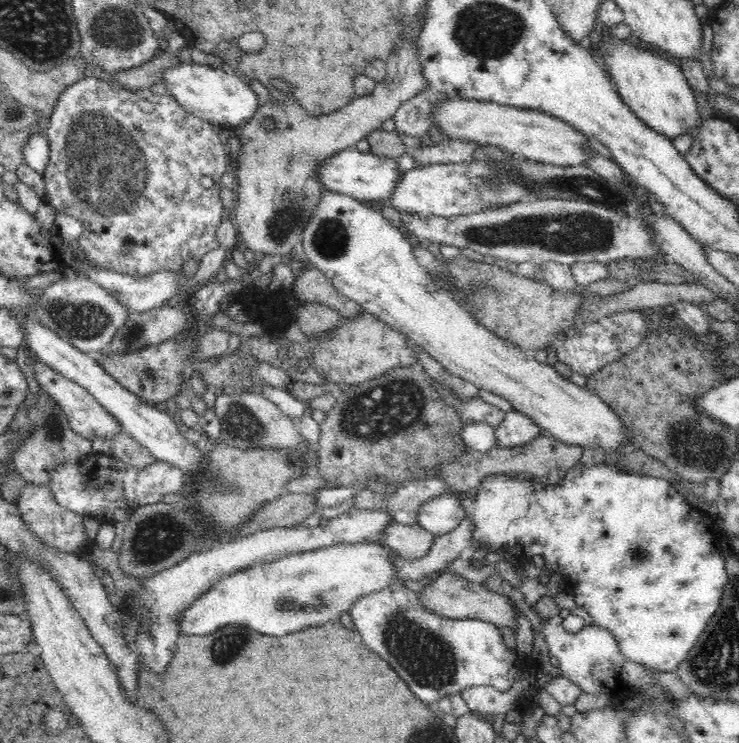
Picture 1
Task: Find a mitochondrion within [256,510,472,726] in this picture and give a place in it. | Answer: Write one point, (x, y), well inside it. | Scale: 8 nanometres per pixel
(431, 662)

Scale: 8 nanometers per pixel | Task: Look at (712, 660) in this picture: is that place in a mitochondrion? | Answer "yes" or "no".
yes

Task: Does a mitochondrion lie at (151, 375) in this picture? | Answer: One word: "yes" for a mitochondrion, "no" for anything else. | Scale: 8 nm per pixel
yes

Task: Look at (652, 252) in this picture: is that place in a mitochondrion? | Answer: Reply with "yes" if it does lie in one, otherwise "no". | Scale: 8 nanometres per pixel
no

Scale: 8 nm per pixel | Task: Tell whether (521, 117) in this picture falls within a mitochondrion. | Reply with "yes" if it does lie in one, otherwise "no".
no

